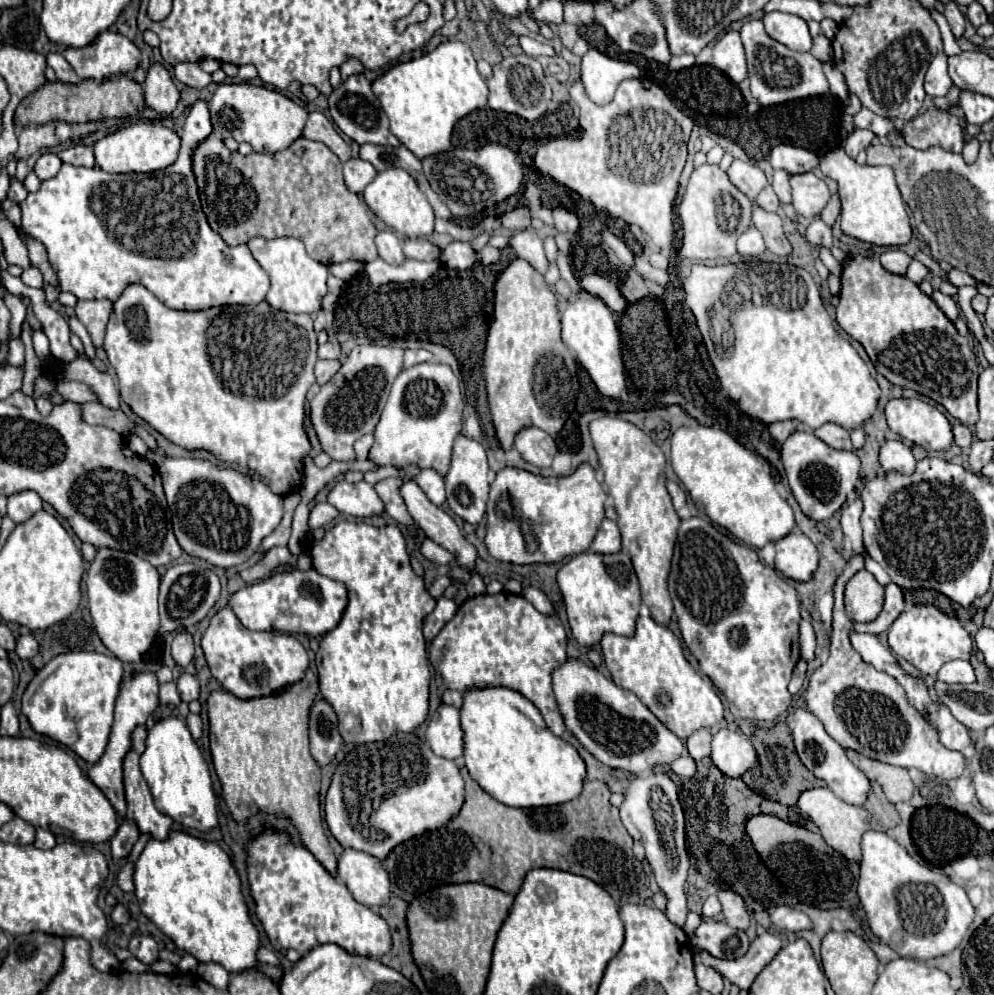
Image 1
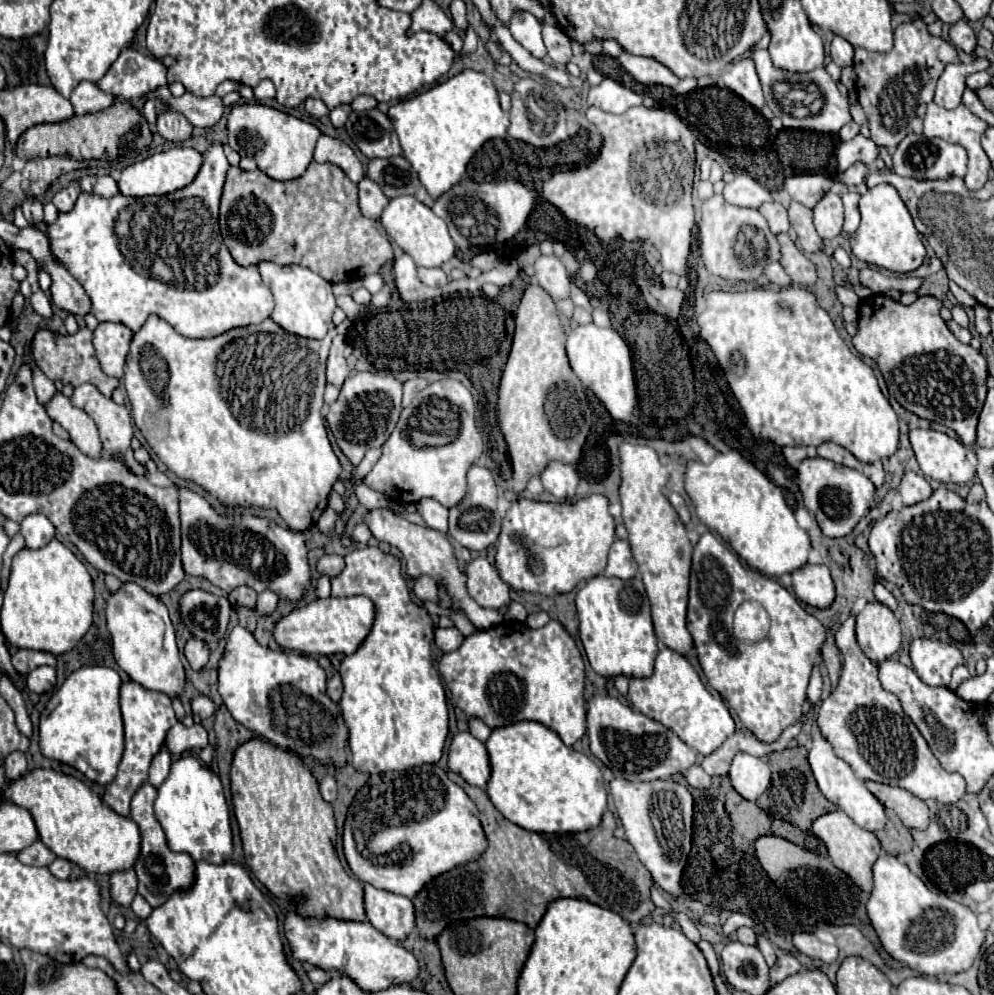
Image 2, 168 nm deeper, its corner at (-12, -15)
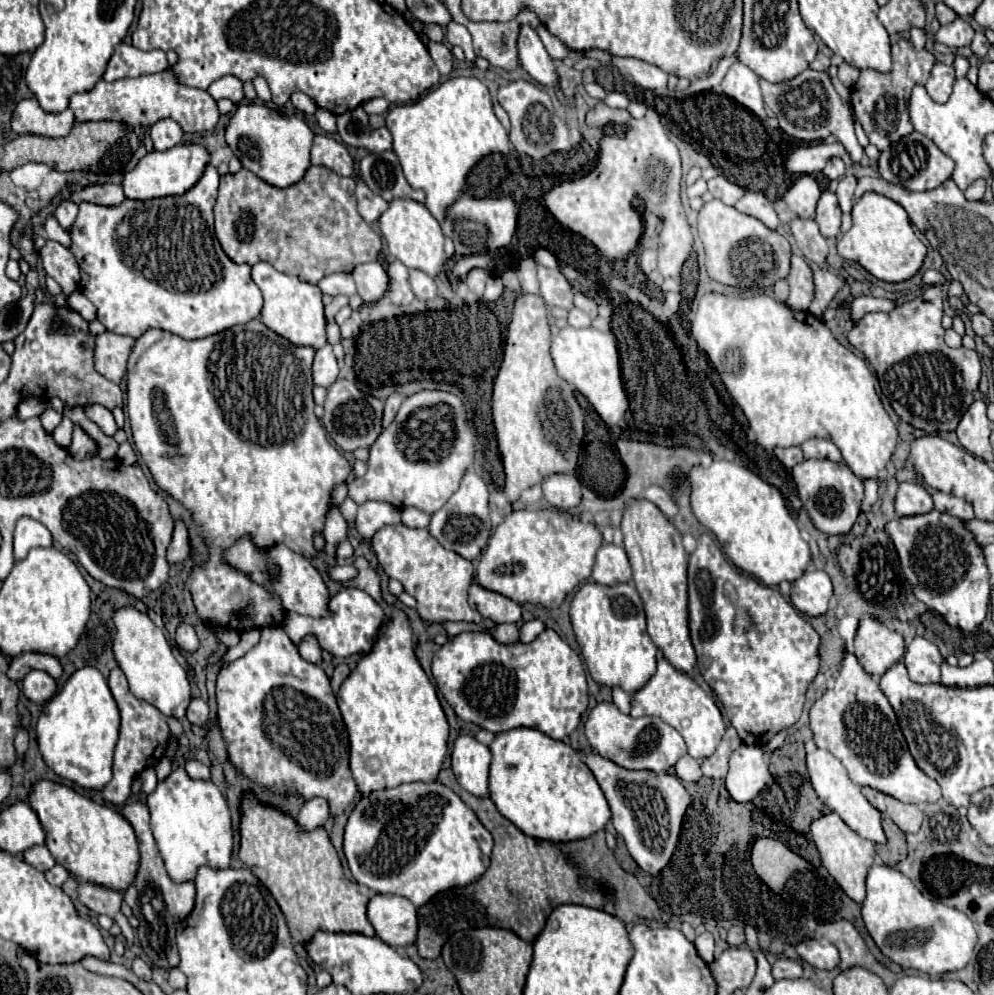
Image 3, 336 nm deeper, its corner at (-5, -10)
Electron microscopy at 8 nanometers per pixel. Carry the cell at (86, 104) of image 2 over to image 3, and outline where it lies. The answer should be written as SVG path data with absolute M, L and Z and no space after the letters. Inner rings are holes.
M169 70L151 76L123 78L117 82L99 80L91 90L71 96L69 108L75 114L77 122L87 120L117 120L129 126L151 126L161 118L173 118L185 132L205 132L215 128L219 120L219 110L209 92L199 88L187 88L175 82L175 76Z

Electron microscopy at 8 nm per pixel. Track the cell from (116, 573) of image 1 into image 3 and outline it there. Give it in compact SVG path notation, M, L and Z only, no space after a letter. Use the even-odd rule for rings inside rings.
M125 606L113 612L115 622L115 638L113 638L113 654L129 680L131 692L157 706L165 716L183 718L191 700L189 680L183 666L175 660L171 646L167 644L163 630L151 622L145 612L139 612L133 606Z

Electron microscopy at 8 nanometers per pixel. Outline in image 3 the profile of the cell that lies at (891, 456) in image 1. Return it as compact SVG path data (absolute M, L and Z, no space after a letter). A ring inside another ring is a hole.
M901 482L895 496L895 512L897 516L903 514L923 514L927 510L933 510L931 494L915 482Z

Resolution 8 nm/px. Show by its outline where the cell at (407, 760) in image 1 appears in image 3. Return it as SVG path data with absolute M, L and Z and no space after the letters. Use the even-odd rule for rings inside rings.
M439 780L407 782L363 796L349 814L343 840L343 852L349 870L359 884L371 888L377 894L405 896L417 908L437 892L443 892L451 886L465 886L467 882L475 882L475 878L479 878L479 874L487 870L491 848L493 838L487 828L475 818L475 812L467 808L463 800Z

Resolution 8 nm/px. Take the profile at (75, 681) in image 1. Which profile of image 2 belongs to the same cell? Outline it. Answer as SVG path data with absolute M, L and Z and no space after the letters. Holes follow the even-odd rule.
M82 667L74 671L40 715L42 755L78 769L98 785L112 783L124 751L124 729L118 705L120 683L120 675L110 667Z

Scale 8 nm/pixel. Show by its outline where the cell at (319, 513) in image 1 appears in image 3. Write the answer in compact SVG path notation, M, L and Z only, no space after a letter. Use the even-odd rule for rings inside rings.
M375 500L361 504L355 518L357 532L367 540L375 534L375 530L387 524L399 524L399 522L401 522L401 510L397 506L389 502L375 502Z

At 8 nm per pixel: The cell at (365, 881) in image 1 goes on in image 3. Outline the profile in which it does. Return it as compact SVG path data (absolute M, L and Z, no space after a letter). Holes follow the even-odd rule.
M373 894L367 904L367 918L375 934L389 946L407 946L417 938L417 910L403 896Z

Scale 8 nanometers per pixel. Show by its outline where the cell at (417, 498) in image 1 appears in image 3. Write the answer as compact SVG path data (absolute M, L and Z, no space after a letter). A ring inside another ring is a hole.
M473 580L469 586L469 604L483 618L493 620L495 624L519 622L521 620L521 608L517 602L513 602L511 598L507 598L499 592L493 592L493 590L479 586L477 580Z

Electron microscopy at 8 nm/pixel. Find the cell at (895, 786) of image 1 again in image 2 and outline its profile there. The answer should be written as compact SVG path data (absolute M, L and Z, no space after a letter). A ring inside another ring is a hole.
M866 781L868 791L884 805L894 809L898 819L904 823L908 829L926 829L930 819L928 819L928 807L924 801L908 793L906 789L900 787L890 787L874 781Z

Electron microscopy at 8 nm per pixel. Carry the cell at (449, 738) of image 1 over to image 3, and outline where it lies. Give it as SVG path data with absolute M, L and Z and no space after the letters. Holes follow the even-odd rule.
M461 734L455 740L453 752L451 752L451 770L457 776L457 782L467 792L487 796L489 764L491 764L491 752L485 744L465 734Z

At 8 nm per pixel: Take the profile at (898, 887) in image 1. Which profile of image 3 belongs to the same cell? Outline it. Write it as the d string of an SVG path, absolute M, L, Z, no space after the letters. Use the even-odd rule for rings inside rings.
M873 864L867 874L867 898L861 908L867 932L879 950L905 968L937 976L965 968L977 944L973 922L957 908L925 898L895 866Z

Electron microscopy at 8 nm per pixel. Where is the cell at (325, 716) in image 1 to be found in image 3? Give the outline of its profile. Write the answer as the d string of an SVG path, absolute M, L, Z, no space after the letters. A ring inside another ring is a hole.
M311 798L305 802L301 812L297 814L297 822L305 830L313 830L315 826L323 826L329 816L331 816L329 802L325 798Z

